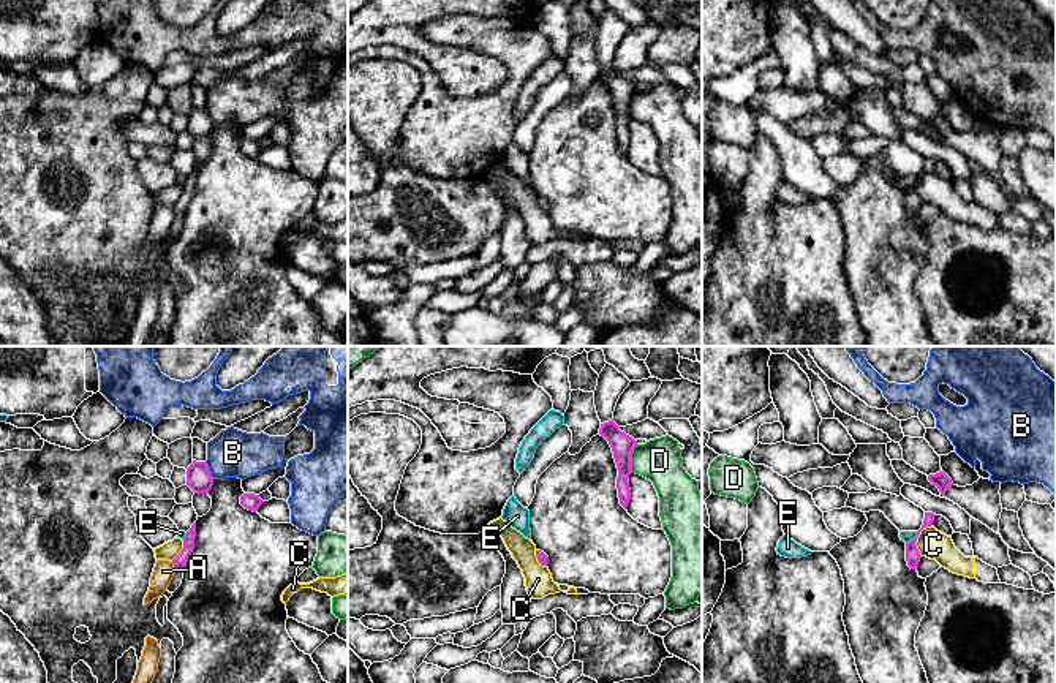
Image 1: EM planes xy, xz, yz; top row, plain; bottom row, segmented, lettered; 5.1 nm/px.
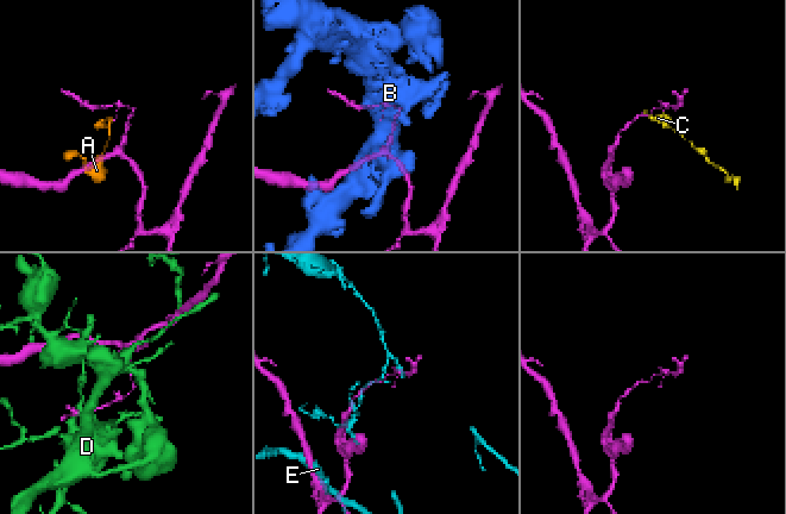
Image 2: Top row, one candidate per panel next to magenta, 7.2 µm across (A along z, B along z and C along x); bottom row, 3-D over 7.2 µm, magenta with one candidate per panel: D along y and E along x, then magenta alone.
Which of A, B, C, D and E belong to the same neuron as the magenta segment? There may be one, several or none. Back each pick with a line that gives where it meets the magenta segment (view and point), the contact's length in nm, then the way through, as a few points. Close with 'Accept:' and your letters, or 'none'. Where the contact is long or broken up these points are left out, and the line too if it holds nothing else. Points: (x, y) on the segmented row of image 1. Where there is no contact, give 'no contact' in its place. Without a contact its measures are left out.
Accept: none

